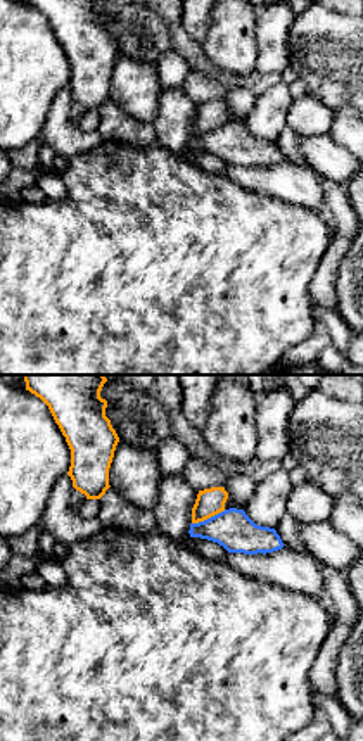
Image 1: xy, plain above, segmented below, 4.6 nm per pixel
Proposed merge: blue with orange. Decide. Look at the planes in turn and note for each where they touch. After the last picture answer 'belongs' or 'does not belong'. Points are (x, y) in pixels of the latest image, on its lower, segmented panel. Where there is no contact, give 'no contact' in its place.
contact (208, 519)

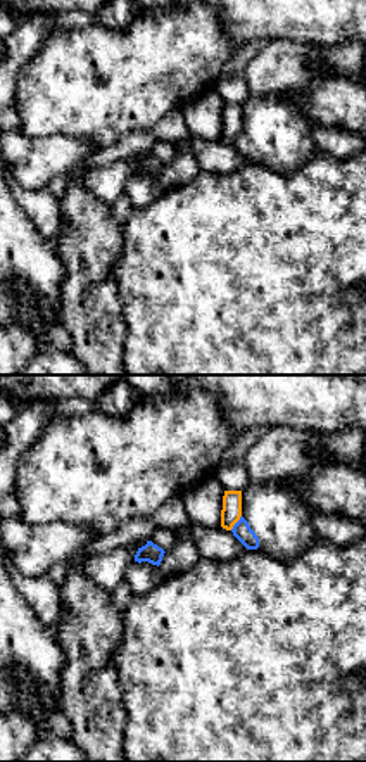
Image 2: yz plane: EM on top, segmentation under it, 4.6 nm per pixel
contact (237, 522)

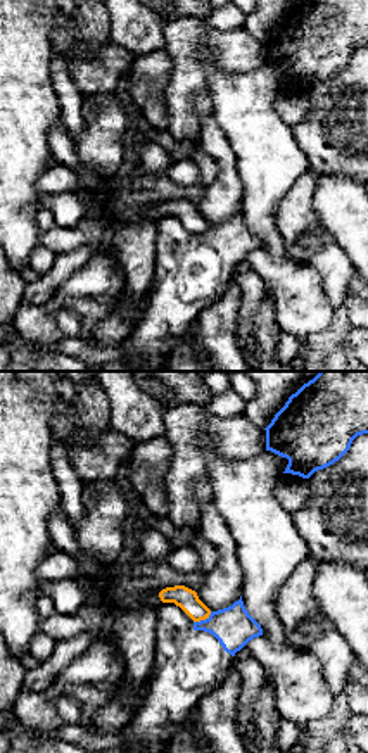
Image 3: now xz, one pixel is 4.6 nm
contact (203, 620)

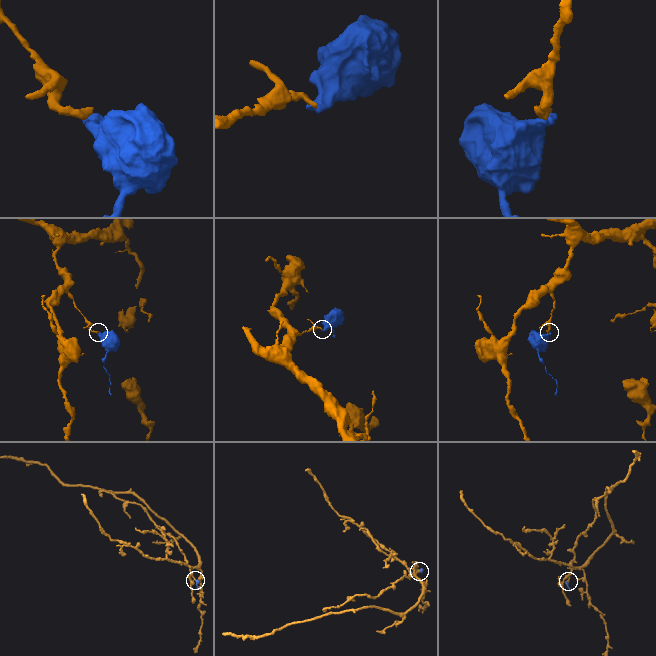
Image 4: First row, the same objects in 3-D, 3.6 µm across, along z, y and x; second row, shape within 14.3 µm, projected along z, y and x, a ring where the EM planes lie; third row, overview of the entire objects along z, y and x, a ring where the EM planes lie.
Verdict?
does not belong

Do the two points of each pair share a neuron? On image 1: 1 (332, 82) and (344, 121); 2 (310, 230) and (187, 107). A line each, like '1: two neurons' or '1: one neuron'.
1: two neurons
2: two neurons

